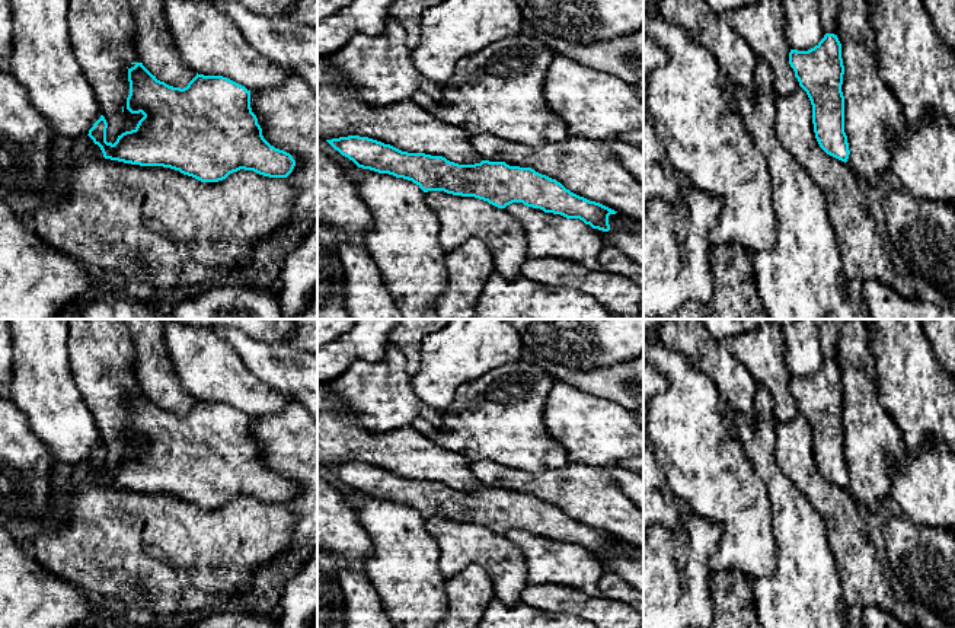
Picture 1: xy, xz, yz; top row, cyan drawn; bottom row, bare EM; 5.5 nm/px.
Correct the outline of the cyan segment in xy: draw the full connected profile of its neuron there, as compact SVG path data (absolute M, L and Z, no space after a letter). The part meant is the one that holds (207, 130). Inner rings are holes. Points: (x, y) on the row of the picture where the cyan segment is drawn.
M143 63L131 64L127 109L144 117L134 130L122 133L112 144L106 141L108 122L100 115L87 136L100 147L105 159L170 168L201 182L218 182L240 169L269 178L287 178L293 172L293 156L263 138L250 108L250 90L245 86L223 76L197 73L188 86L181 89L157 80Z

